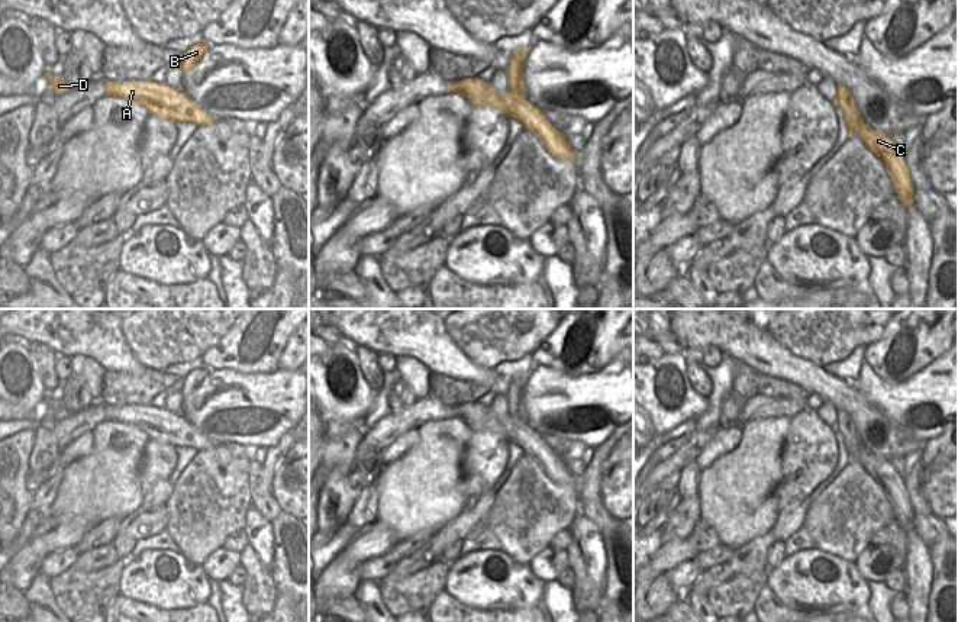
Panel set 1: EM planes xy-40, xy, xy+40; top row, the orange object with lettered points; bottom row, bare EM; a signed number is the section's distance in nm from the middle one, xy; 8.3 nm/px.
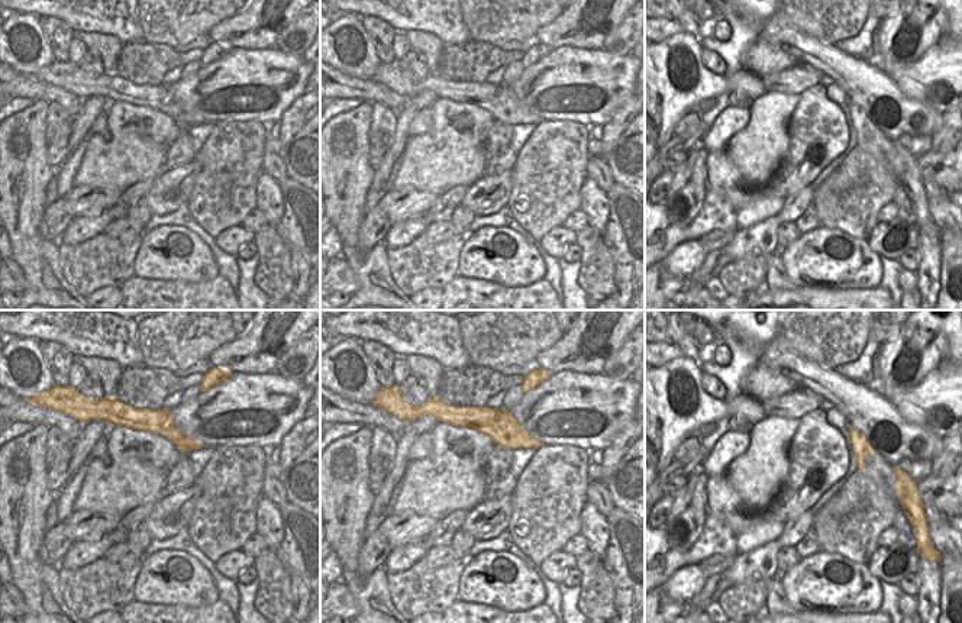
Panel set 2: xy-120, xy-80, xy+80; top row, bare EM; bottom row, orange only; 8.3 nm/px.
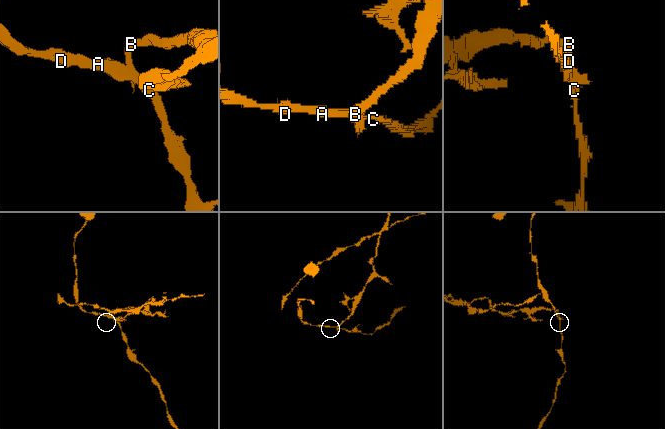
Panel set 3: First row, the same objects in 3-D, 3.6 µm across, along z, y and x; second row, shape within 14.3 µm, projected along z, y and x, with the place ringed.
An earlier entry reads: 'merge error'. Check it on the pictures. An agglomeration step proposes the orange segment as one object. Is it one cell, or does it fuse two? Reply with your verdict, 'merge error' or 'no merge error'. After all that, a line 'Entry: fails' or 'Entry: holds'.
merge error
Entry: holds

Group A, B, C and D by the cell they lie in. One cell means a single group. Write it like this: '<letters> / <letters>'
A C D / B

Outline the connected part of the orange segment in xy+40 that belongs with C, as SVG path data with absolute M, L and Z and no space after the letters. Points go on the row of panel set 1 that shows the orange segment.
M852 97L845 100L839 109L844 112L848 138L852 136L854 129L859 132L864 145L877 157L883 158L893 181L894 193L899 196L904 207L912 206L915 187L904 161L904 152L894 145L890 135L874 130L864 123Z

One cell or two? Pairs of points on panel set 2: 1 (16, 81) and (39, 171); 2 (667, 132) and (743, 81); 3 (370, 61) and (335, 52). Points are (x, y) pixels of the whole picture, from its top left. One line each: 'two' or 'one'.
1: two
2: one
3: one

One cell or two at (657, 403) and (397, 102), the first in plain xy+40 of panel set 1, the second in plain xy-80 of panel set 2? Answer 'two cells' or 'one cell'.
two cells

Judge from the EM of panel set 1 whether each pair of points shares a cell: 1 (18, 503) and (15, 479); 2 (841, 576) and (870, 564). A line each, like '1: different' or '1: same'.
1: same
2: different

